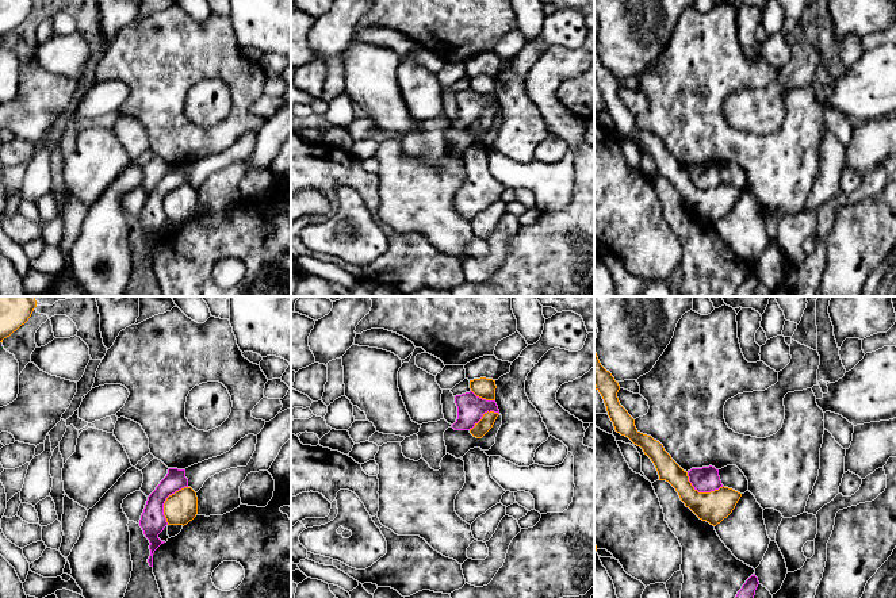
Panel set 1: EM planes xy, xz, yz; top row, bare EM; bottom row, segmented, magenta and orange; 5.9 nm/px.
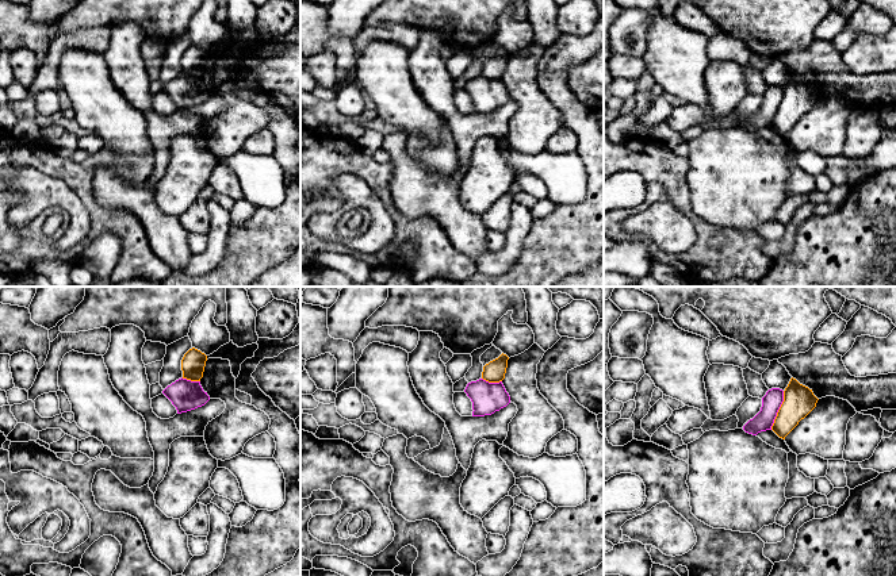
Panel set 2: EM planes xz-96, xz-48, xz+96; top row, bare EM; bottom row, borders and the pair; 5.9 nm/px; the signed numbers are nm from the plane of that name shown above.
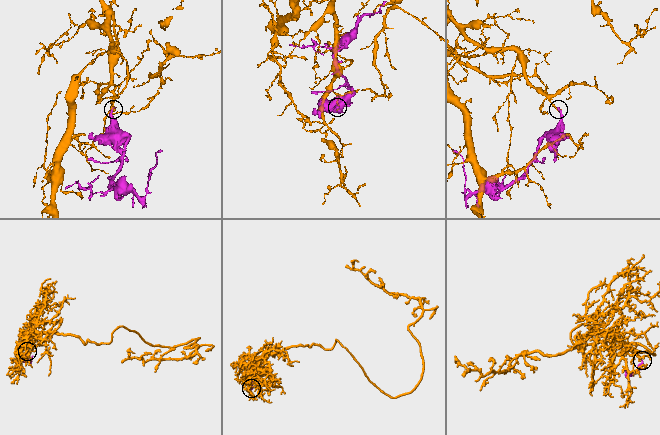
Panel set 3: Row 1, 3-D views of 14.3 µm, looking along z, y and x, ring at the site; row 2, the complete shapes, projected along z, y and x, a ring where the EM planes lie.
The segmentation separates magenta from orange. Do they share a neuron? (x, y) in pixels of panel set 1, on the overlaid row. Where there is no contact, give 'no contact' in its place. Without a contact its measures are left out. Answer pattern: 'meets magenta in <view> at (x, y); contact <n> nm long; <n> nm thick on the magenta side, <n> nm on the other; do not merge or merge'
meets magenta in xy at (165, 499); contact 260 nm long; 150 nm thick on the magenta side, 190 nm on the other; do not merge

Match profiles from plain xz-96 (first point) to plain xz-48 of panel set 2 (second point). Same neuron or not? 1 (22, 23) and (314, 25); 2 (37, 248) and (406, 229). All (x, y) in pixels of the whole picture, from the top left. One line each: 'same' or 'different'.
1: same
2: same

